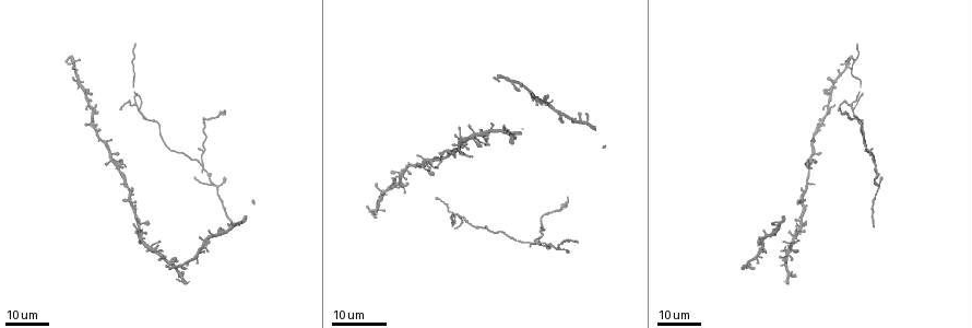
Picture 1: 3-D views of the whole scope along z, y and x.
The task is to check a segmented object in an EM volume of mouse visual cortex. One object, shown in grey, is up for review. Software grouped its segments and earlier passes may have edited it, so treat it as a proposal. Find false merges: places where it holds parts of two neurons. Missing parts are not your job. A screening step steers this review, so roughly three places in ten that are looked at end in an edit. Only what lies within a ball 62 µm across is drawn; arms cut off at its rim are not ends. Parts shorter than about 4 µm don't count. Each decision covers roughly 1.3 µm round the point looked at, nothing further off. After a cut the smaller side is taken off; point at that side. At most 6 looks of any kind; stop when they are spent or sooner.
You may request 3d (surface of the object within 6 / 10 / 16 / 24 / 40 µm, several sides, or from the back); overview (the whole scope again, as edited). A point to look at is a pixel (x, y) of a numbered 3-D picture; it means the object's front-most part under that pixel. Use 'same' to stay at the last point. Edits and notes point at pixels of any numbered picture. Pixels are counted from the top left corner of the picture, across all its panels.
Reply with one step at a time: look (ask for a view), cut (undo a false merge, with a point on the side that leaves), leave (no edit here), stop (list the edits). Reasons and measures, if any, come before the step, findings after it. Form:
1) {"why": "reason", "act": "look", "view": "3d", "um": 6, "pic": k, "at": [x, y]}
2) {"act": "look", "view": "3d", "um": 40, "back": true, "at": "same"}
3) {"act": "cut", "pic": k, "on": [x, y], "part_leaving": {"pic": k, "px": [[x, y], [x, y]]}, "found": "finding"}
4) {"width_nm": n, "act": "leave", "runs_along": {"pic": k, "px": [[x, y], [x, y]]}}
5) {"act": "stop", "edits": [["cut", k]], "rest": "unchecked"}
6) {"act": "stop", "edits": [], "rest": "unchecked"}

{"act": "look", "view": "3d", "um": 24, "pic": 1, "at": [403, 186]}

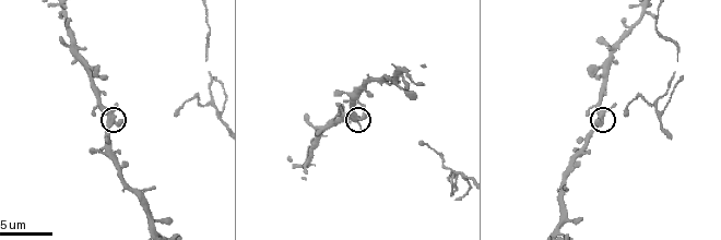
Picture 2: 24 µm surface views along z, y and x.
{"act": "look", "view": "3d", "um": 6, "pic": 2, "at": [358, 116]}

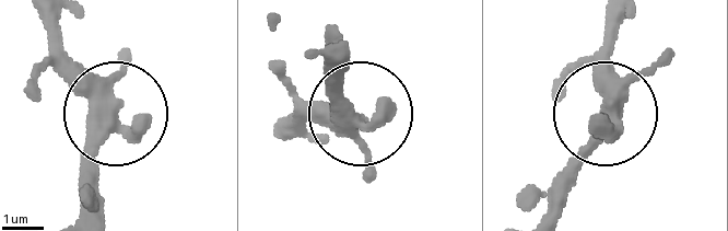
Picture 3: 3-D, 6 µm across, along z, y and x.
{"width_nm": 390, "act": "leave", "runs_along": {"pic": 3, "px": [[97, 212], [94, 150], [115, 108], [46, 27]]}, "found": "continuous, no second neuron"}

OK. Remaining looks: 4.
{"why": "a fork", "act": "look", "view": "3d", "um": 6, "pic": 2, "at": [211, 103]}

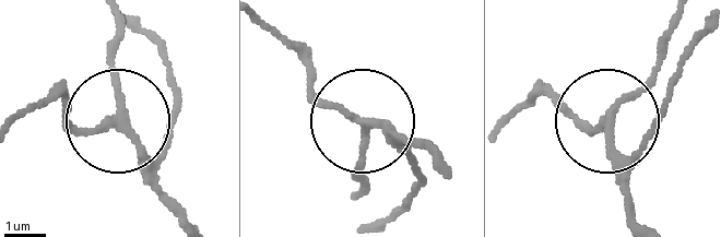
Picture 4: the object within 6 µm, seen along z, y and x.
{"why": "other side", "act": "look", "view": "3d", "um": 6, "back": true, "pic": 4, "at": [366, 121]}

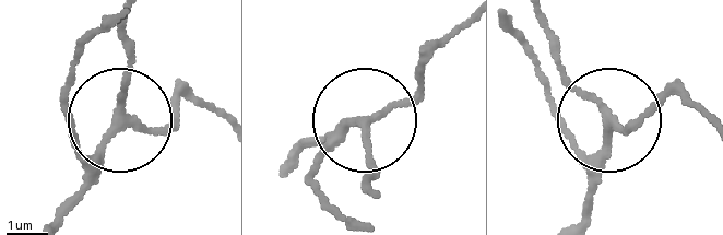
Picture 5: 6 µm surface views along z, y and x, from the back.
{"width_nm": 180, "act": "leave", "found": "one neuron here"}

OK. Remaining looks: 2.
{"why": "a fork", "act": "look", "view": "3d", "um": 24, "pic": 1, "at": [203, 163]}

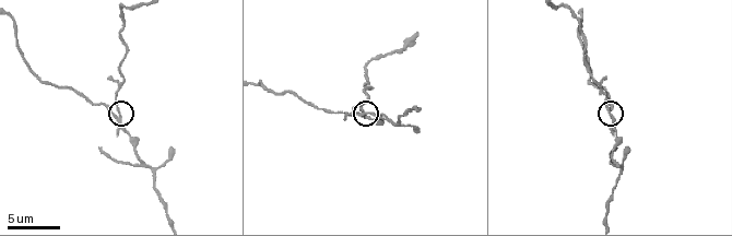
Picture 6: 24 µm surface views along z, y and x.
{"act": "look", "view": "3d", "um": 6, "pic": 6, "at": [611, 113]}

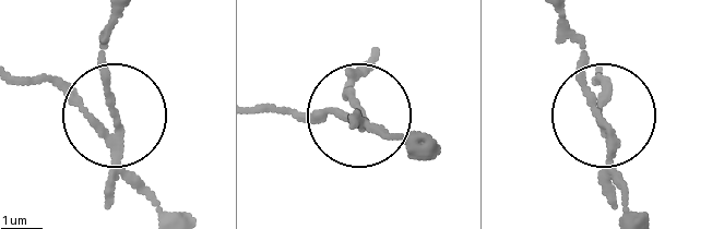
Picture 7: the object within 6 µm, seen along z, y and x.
{"act": "cut", "pic": 7, "on": [106, 99], "part_leaving": {"pic": 7, "px": [[364, 118], [343, 97], [357, 73]]}, "found": "a second neuron is stuck on"}

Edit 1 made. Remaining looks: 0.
{"act": "stop", "edits": [["cut", 7]], "rest": "unchecked"}

